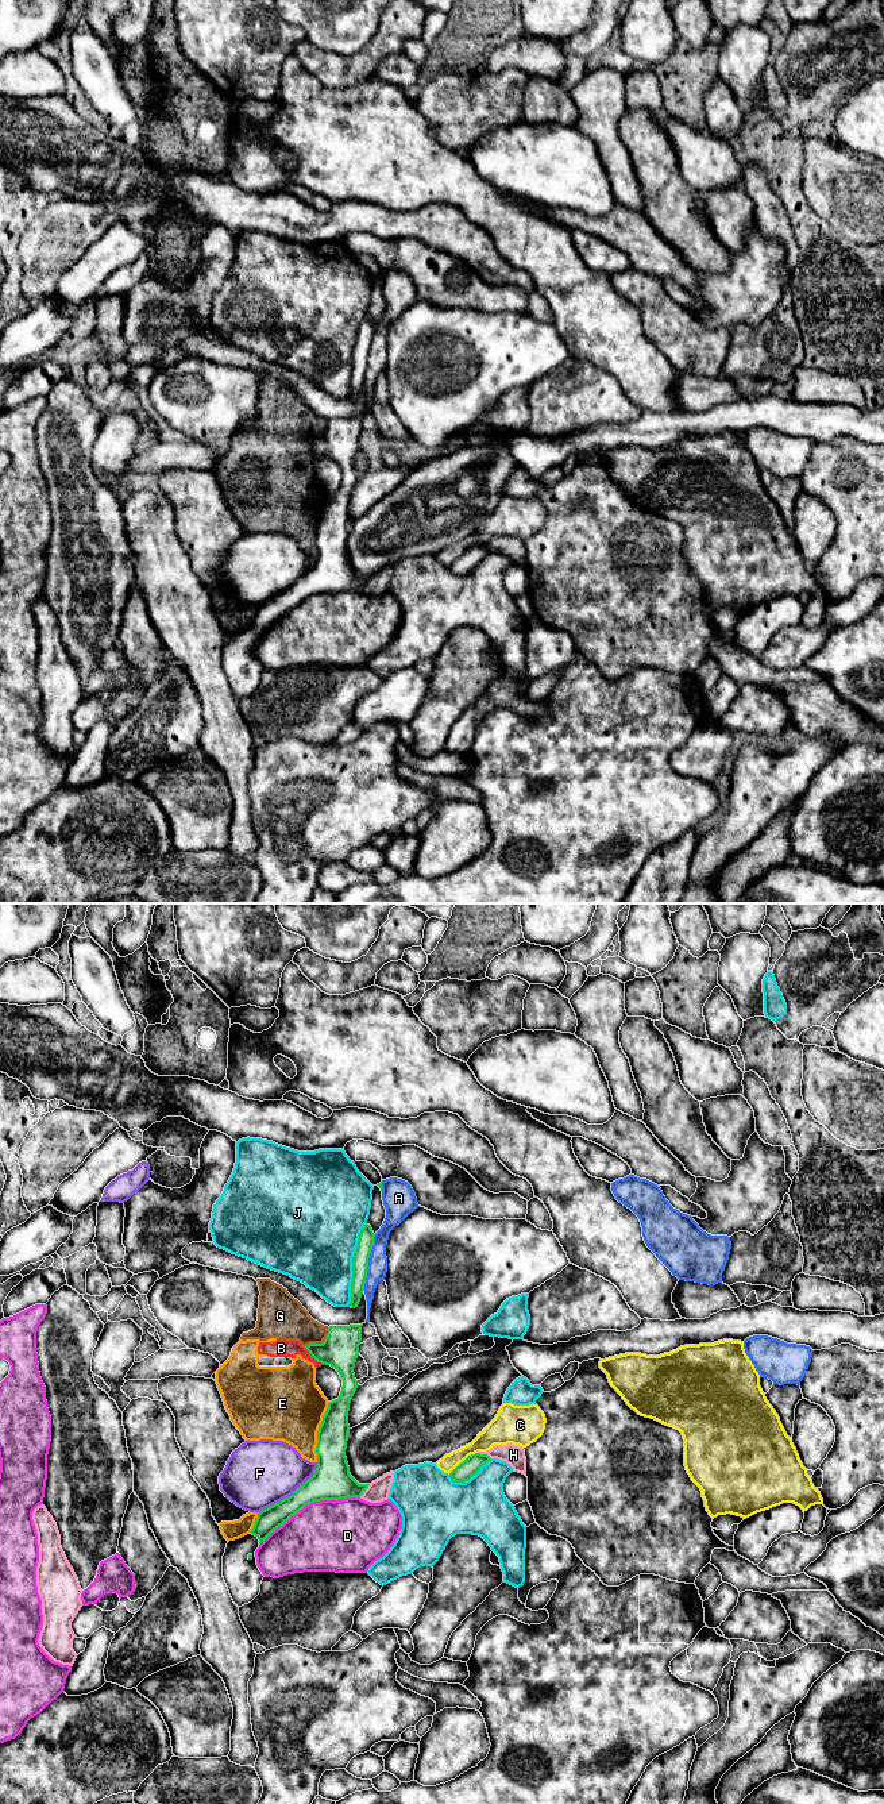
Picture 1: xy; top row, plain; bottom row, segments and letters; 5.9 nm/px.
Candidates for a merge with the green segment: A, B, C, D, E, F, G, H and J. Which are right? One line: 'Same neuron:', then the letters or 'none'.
Same neuron: none

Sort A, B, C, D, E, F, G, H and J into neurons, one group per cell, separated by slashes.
A / B E G / C / D / F / H / J

